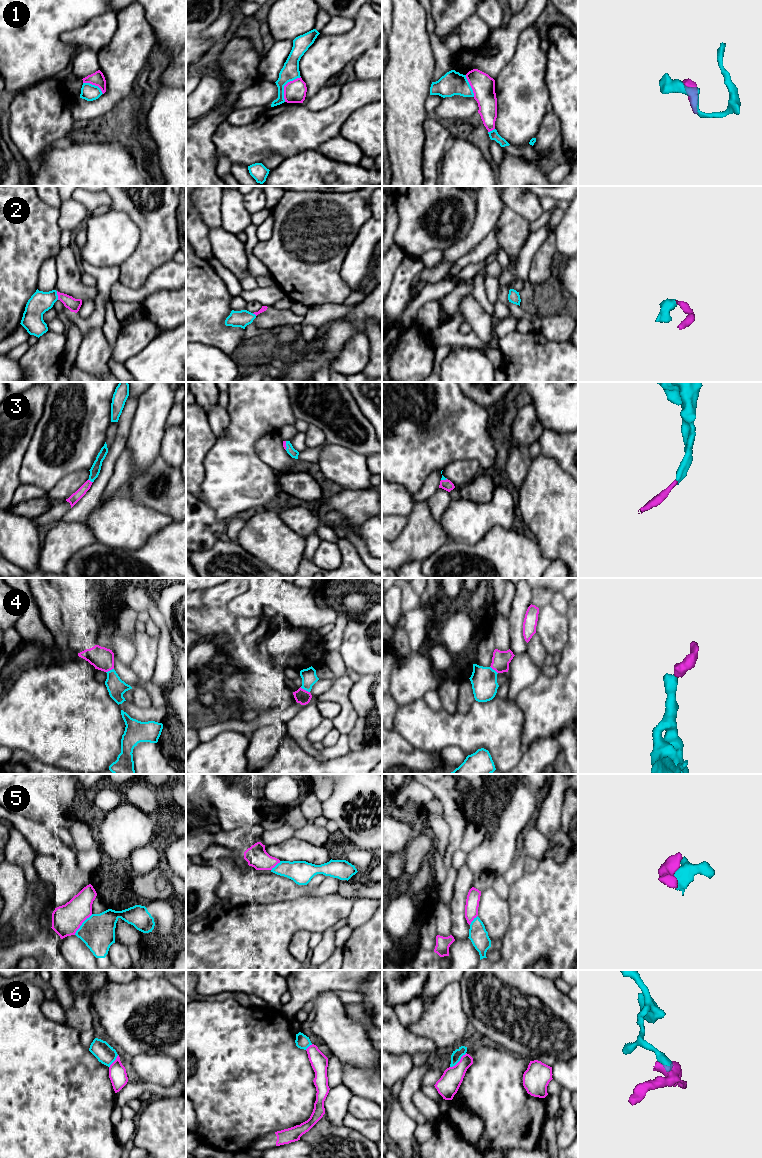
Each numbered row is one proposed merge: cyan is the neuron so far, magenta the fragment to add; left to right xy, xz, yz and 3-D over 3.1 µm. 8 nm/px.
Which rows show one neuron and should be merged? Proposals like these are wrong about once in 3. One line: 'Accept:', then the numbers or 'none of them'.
Accept: 2, 3, 4

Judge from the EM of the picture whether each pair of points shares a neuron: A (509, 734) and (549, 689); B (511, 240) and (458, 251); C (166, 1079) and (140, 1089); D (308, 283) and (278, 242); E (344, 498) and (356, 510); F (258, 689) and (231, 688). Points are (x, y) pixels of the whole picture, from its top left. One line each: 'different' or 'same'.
A: different
B: different
C: different
D: same
E: same
F: same

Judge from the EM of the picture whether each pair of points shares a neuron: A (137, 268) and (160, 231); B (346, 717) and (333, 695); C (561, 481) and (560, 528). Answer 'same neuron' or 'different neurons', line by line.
A: same neuron
B: same neuron
C: same neuron

